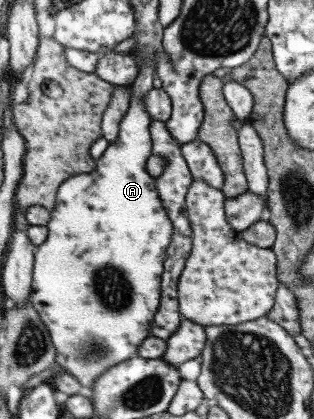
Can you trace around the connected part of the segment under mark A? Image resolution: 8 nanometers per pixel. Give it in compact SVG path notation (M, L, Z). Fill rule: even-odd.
M141 48L139 53L141 54L143 62L141 62L140 69L137 71L136 78L130 85L129 107L126 109L124 116L120 119L116 141L104 145L100 158L96 158L95 160L94 171L87 174L70 176L70 178L64 180L64 182L60 184L58 190L56 190L54 207L49 211L50 218L48 222L44 224L47 228L47 237L44 239L44 242L41 242L35 247L33 252L29 303L38 313L39 319L46 325L51 343L56 349L55 369L71 374L83 387L89 388L90 390L93 380L98 378L101 372L104 372L107 368L123 360L130 360L132 356L136 356L137 346L144 338L150 335L149 328L152 324L152 316L155 315L159 303L159 284L160 276L163 272L163 260L165 259L165 252L172 236L171 222L168 220L164 209L162 209L162 203L160 203L158 193L156 193L155 178L150 177L148 173L146 173L146 169L144 169L146 160L151 156L152 150L151 140L148 134L151 116L144 108L143 96L145 92L148 92L152 88L152 80L154 80L157 68L156 60L162 60L162 58L153 56L153 50L151 50L151 48Z

